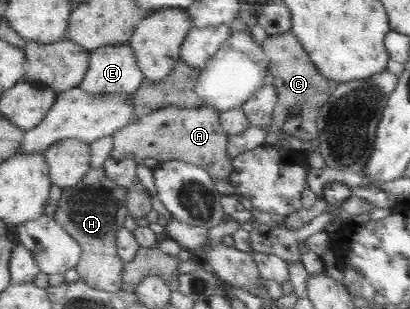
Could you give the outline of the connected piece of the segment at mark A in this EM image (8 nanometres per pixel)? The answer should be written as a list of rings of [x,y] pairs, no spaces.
[[[164,107],[134,120],[113,134],[114,148],[111,157],[134,161],[154,159],[183,161],[204,167],[214,178],[230,178],[234,172],[230,159],[230,134],[221,121],[221,111],[214,107]]]

